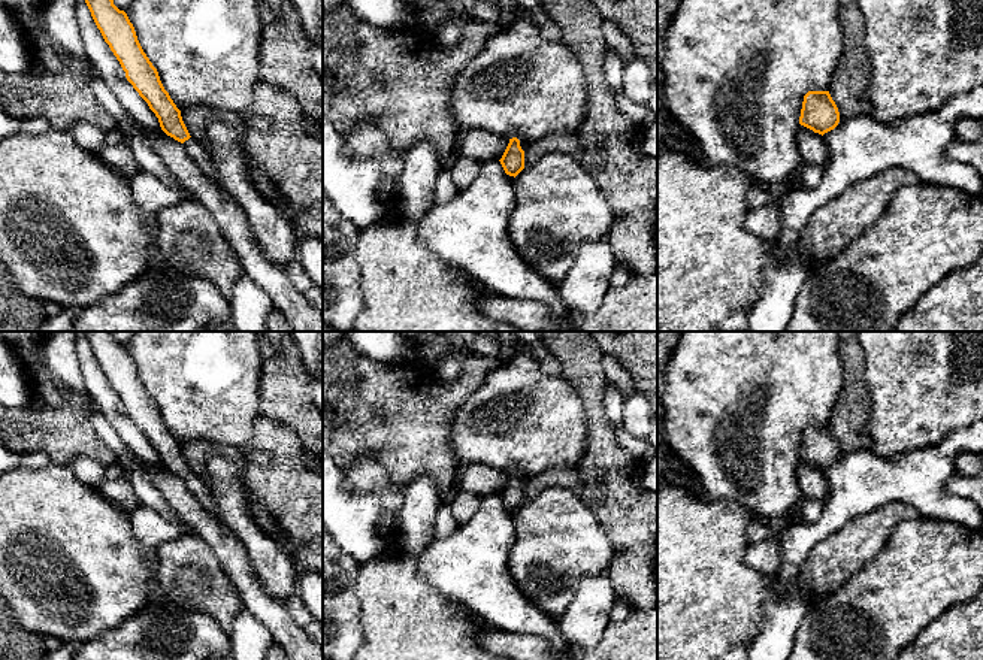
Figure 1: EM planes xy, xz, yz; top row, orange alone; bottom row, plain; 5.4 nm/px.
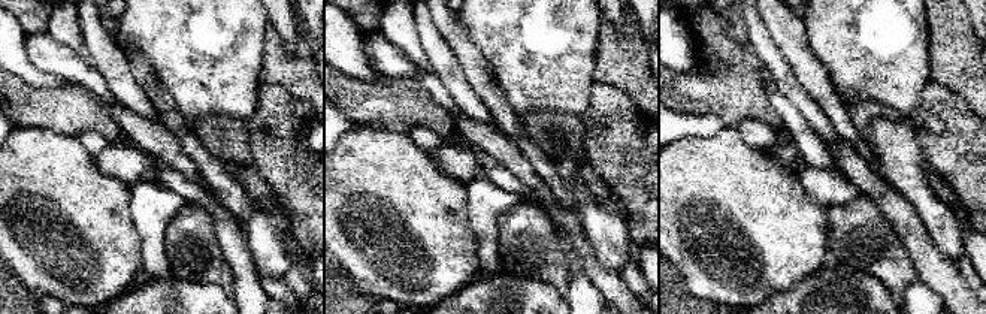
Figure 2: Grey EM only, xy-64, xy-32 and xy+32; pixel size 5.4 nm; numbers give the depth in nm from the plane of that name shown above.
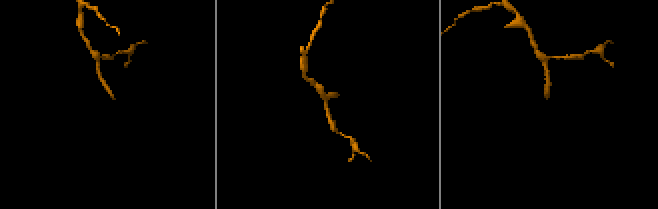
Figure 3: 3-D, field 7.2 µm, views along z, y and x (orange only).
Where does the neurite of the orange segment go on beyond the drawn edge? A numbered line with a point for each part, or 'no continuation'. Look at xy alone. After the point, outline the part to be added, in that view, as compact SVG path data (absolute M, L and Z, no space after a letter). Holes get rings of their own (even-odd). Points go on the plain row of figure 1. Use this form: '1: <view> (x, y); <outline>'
1: xy (194, 483); M190 472L188 475L185 475L184 482L187 485L187 488L196 496L196 499L199 500L199 503L209 512L212 514L223 526L227 532L232 532L232 529L221 520L215 502L212 499L212 493L209 490L209 487L206 485L206 482L202 479L202 476Z

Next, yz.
no continuation

